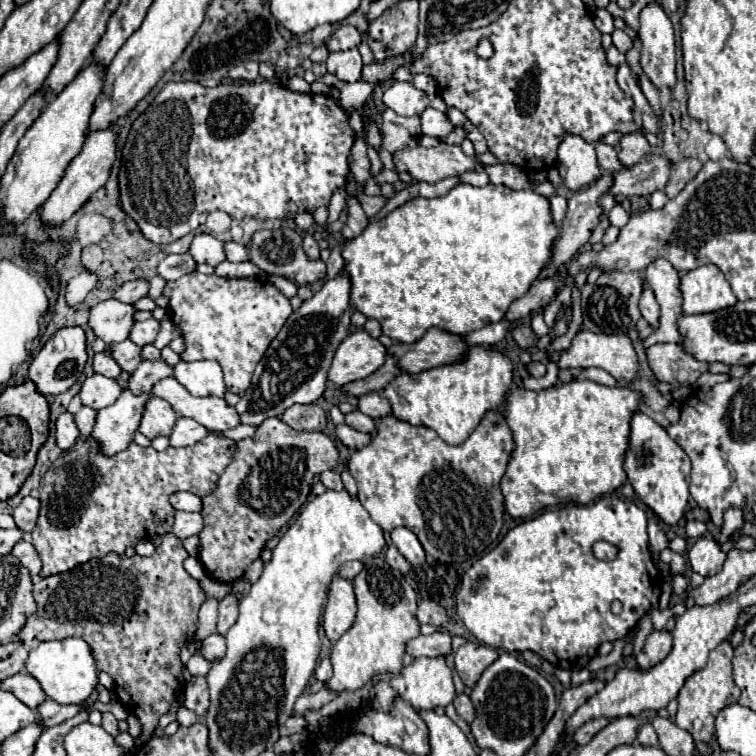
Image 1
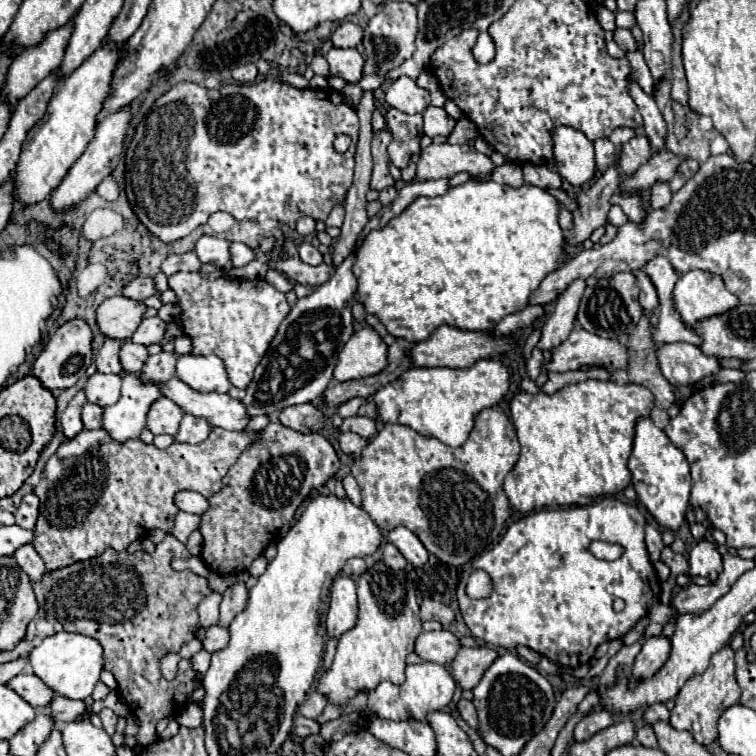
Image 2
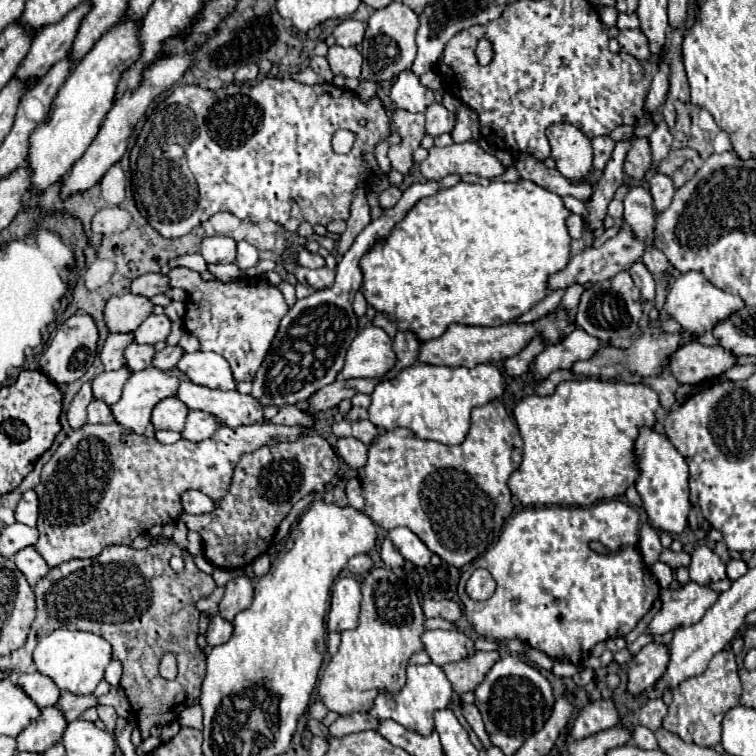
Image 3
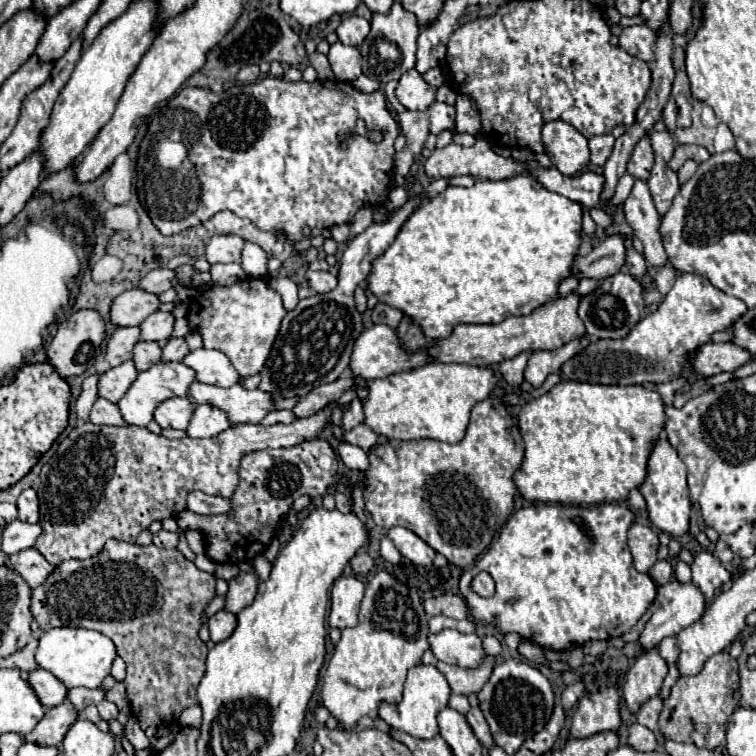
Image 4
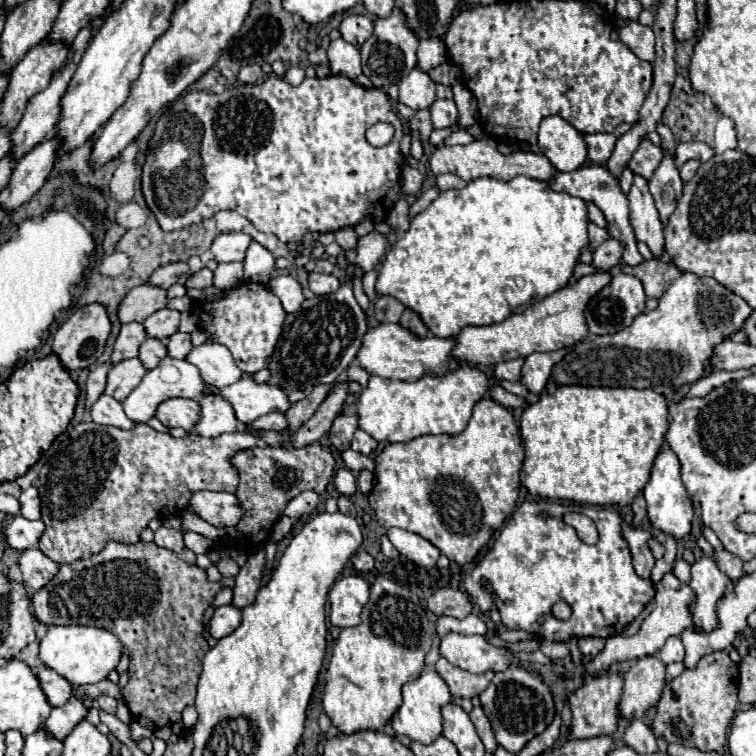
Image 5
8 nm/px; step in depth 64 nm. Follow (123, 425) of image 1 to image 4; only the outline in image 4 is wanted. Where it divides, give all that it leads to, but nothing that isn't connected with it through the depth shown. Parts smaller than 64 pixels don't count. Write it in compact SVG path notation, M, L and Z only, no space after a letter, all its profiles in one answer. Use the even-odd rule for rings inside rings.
M158 362L152 368L140 372L136 376L136 380L132 382L128 392L116 406L126 424L136 424L140 428L146 428L148 422L152 420L152 412L156 410L156 406L172 396L184 396L184 392L188 390L188 384L192 384L192 380L196 380L192 368L184 366L182 362Z

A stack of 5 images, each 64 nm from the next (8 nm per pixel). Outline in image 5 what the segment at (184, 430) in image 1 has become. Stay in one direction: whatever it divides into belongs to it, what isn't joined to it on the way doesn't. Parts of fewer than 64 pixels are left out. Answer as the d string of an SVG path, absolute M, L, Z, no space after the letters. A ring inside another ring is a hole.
M202 396L200 398L200 418L192 426L190 434L212 438L224 432L236 432L240 428L242 424L236 420L230 404L224 404L220 396Z

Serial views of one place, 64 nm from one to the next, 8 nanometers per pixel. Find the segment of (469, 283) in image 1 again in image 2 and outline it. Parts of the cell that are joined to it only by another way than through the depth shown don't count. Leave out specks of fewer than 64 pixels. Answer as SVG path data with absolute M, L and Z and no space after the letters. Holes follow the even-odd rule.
M466 182L460 186L450 188L444 196L436 196L436 198L416 198L402 214L394 216L384 228L372 230L362 242L360 246L354 250L356 260L354 260L354 276L358 280L358 290L356 290L356 300L366 308L368 314L374 314L388 330L388 334L392 334L394 338L402 338L408 342L420 342L426 340L430 336L432 330L436 330L442 324L460 328L460 330L468 330L468 332L484 332L488 328L492 328L494 324L498 324L504 316L514 314L518 310L524 310L528 306L528 296L532 290L538 288L540 280L554 272L556 268L562 266L562 256L564 252L564 234L558 226L558 202L556 198L552 198L546 190L532 186L532 184L524 184L520 188L512 188L512 186L502 186L496 182L486 182L486 184L476 184L476 182Z

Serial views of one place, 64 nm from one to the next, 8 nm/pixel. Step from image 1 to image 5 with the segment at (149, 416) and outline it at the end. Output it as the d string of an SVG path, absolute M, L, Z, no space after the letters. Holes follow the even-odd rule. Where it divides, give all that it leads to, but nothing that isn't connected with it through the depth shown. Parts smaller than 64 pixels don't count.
M170 398L164 400L158 410L156 418L168 426L168 428L184 428L190 430L192 424L198 420L200 414L200 404L198 400L186 400L186 398Z

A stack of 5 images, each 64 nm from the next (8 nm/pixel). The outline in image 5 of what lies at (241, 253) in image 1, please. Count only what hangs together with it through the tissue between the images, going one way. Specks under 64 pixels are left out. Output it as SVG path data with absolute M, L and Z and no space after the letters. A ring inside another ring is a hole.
M252 242L244 258L244 278L256 280L266 286L270 282L272 270L274 270L274 256L262 244Z

